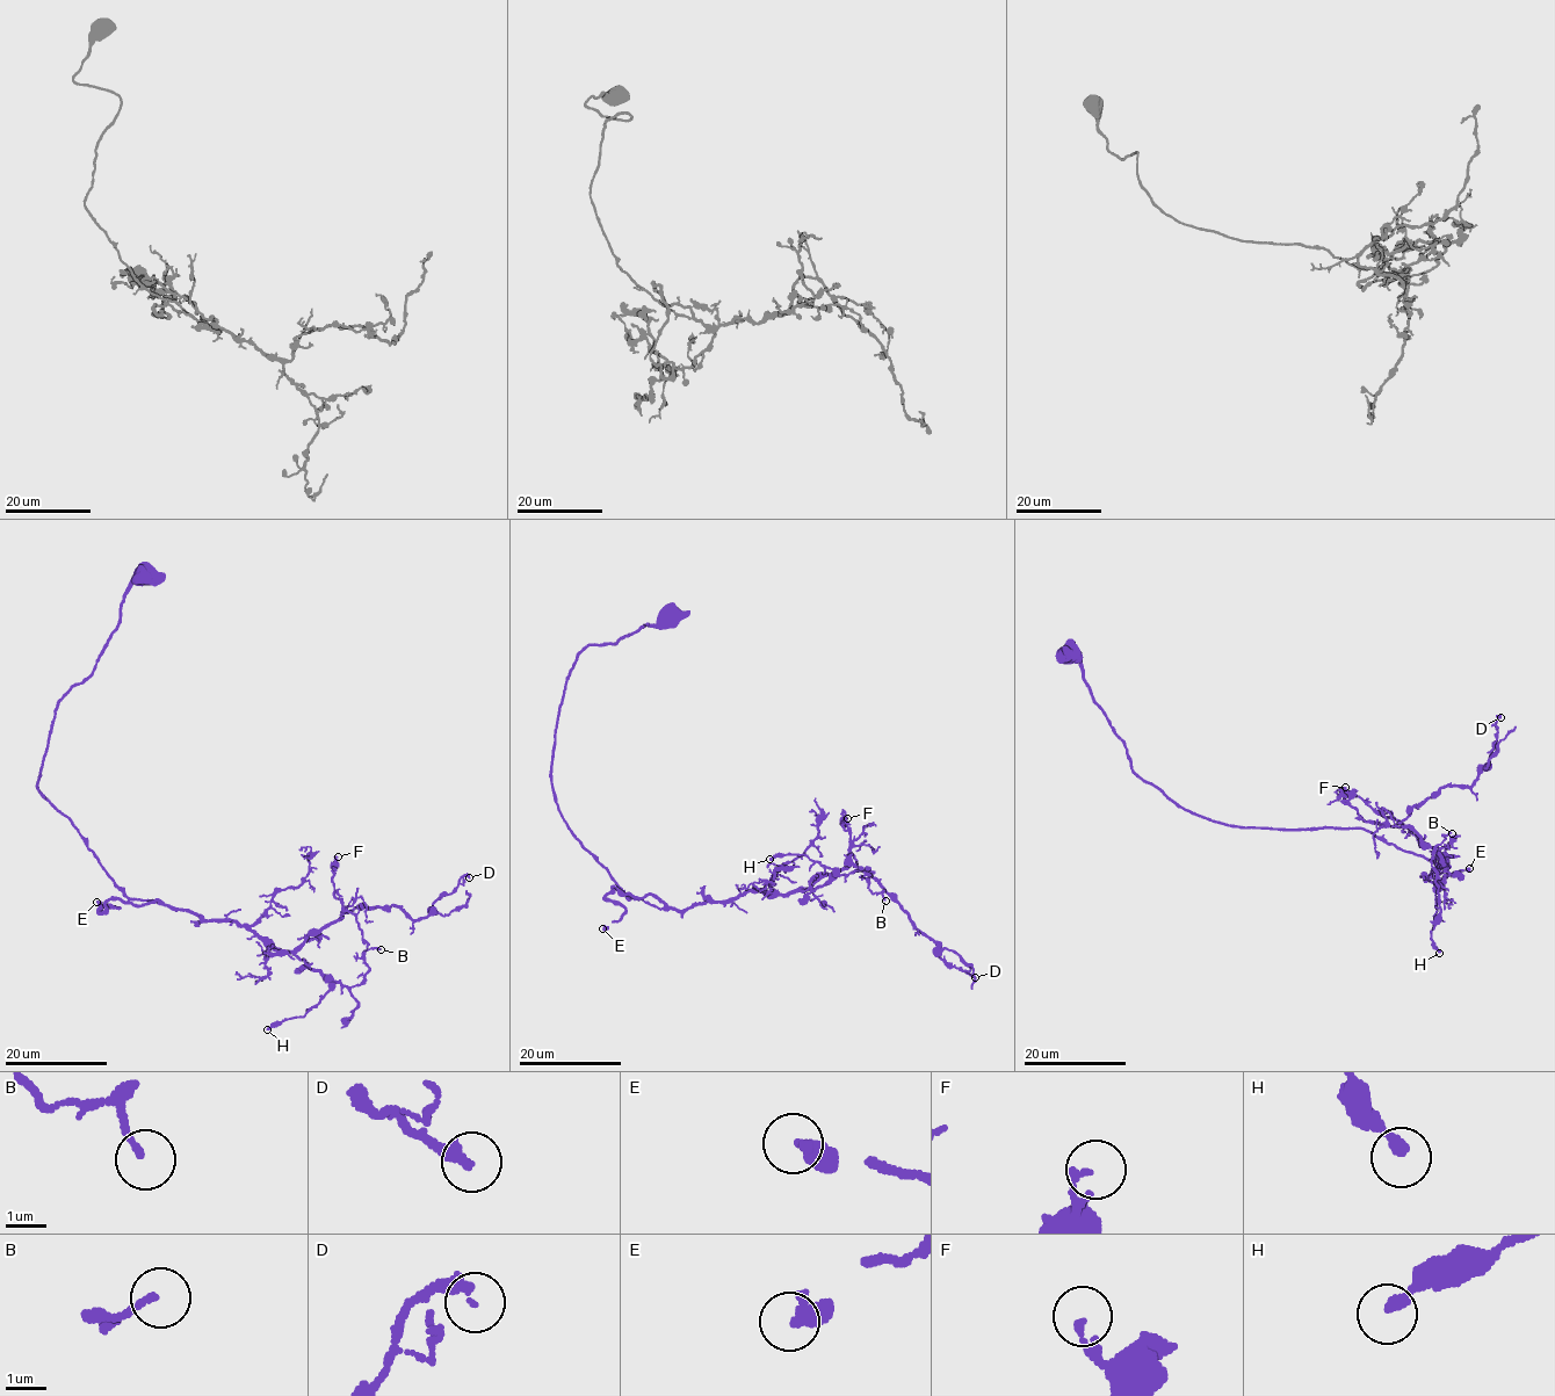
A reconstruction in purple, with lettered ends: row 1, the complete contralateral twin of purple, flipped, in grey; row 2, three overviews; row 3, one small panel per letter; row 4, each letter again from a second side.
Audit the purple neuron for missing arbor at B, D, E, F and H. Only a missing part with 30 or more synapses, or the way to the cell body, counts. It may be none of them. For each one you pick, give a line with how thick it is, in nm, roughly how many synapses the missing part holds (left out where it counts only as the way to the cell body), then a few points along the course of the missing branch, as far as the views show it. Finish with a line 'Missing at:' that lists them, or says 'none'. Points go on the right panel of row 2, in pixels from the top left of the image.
E: Thickness 440 nm. Roughly 120 synapses. Course of what is missing: (1469, 868), (1487, 872), (1514, 858), (1503, 838), (1456, 833), (1444, 856), (1427, 866)
Missing at: E

